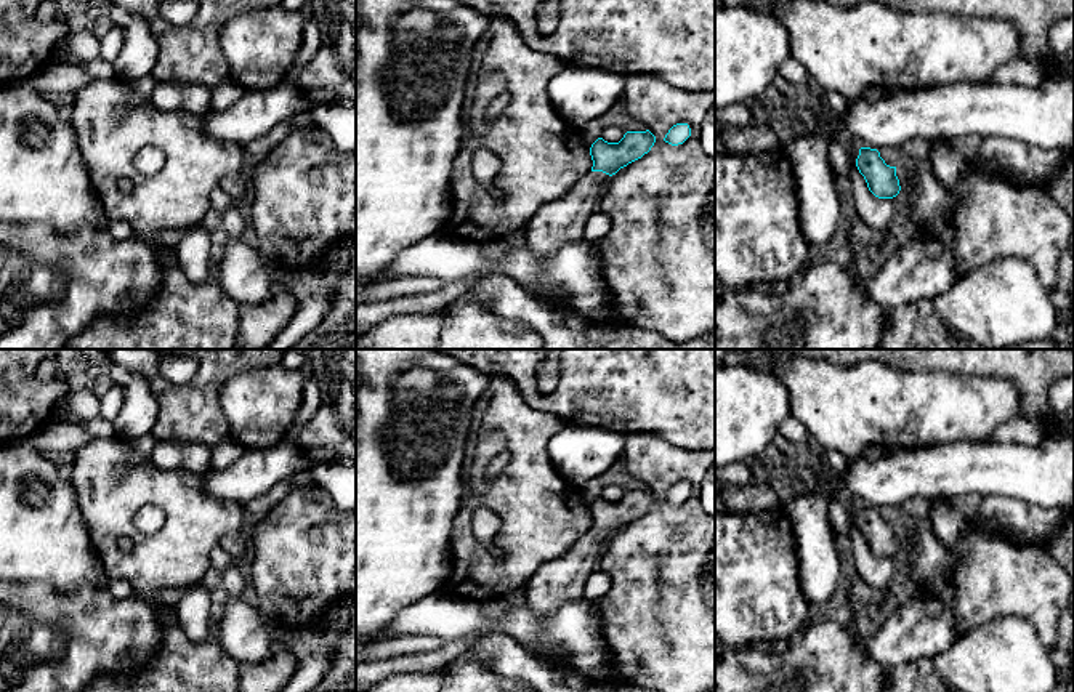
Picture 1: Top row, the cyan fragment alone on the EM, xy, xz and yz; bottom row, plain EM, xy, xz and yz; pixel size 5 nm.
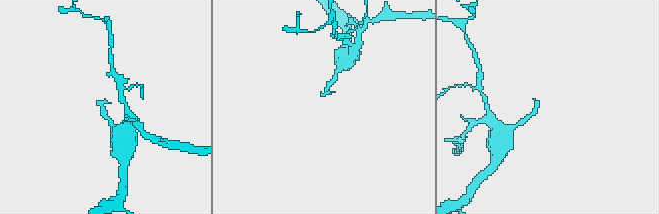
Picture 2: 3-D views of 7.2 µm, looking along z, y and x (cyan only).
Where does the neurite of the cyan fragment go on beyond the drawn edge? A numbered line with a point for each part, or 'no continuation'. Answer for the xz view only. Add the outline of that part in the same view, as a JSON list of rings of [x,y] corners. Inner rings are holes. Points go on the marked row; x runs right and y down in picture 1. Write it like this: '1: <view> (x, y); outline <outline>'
1: xz (555, 225); outline [[[590,171],[566,197],[542,207],[524,227],[526,245],[545,258],[569,242],[582,240],[585,223],[596,210],[609,178],[603,171]]]

